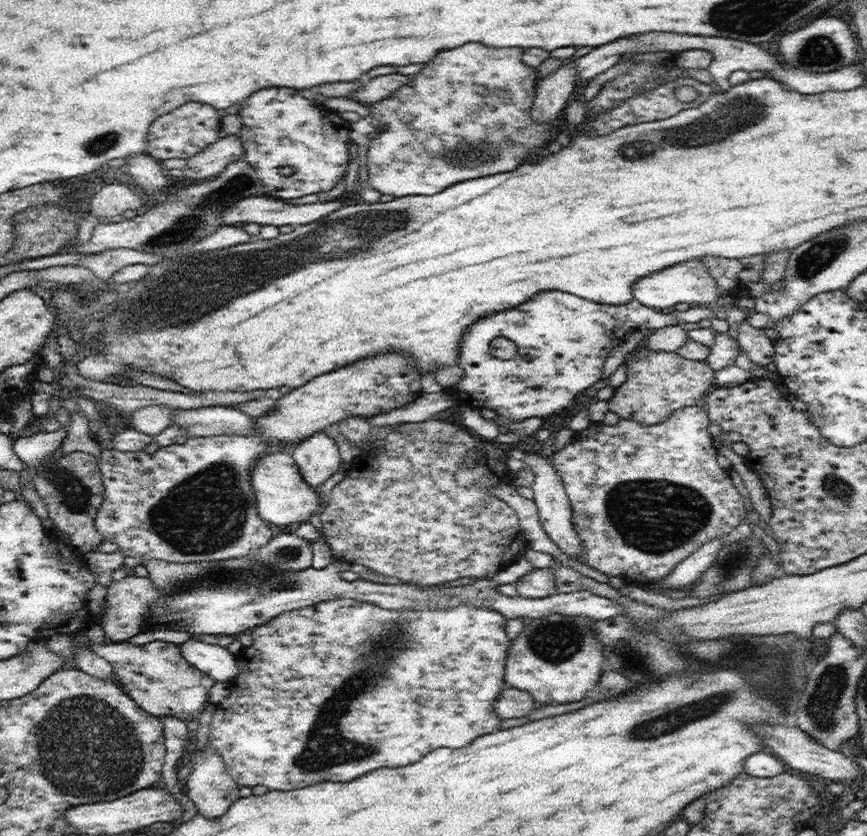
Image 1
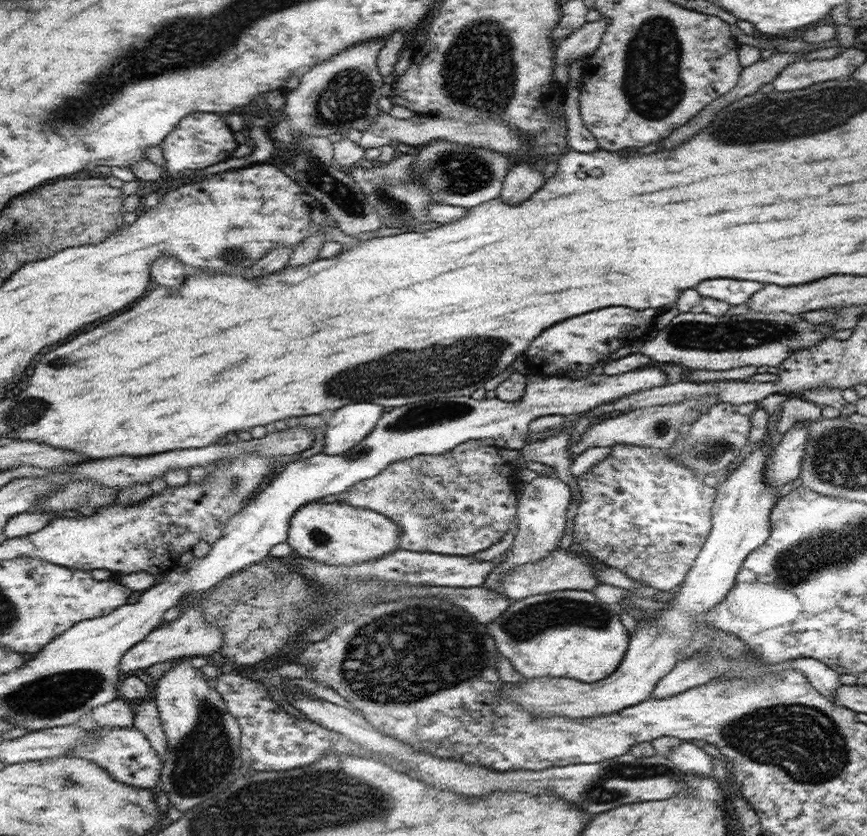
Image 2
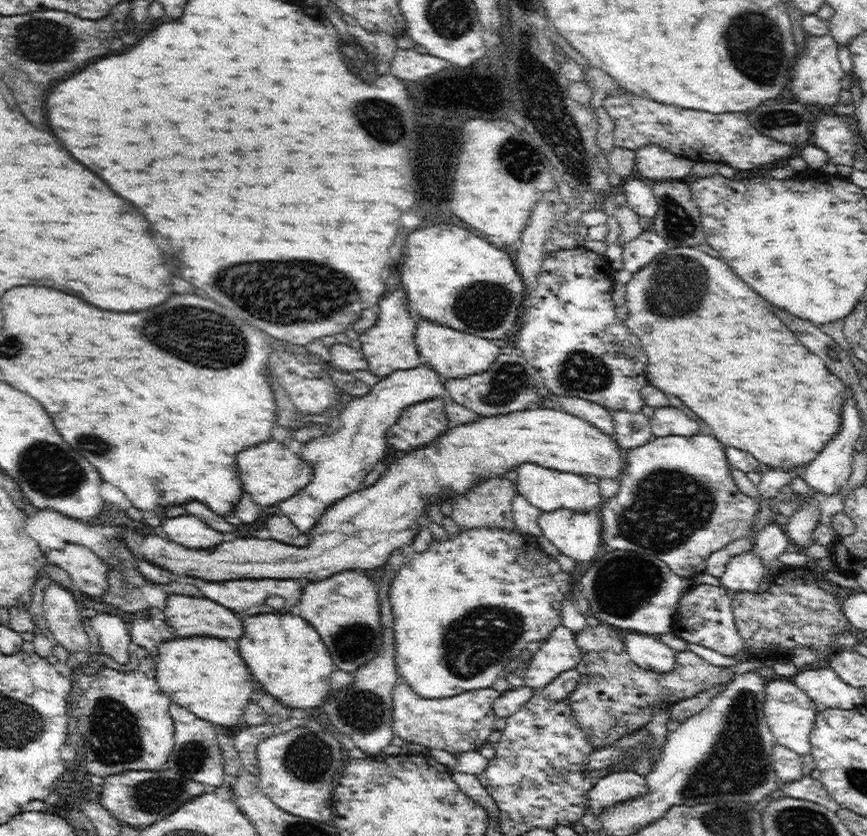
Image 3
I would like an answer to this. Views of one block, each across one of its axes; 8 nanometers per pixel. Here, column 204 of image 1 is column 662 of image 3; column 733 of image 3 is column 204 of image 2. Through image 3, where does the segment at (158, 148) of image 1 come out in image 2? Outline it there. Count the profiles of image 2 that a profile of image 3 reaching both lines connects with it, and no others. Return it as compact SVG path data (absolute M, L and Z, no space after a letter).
M198 112L196 116L186 116L168 136L162 140L162 152L164 152L164 170L174 174L181 170L202 170L207 166L222 162L230 158L239 142L235 132L225 122L224 115L210 112Z

